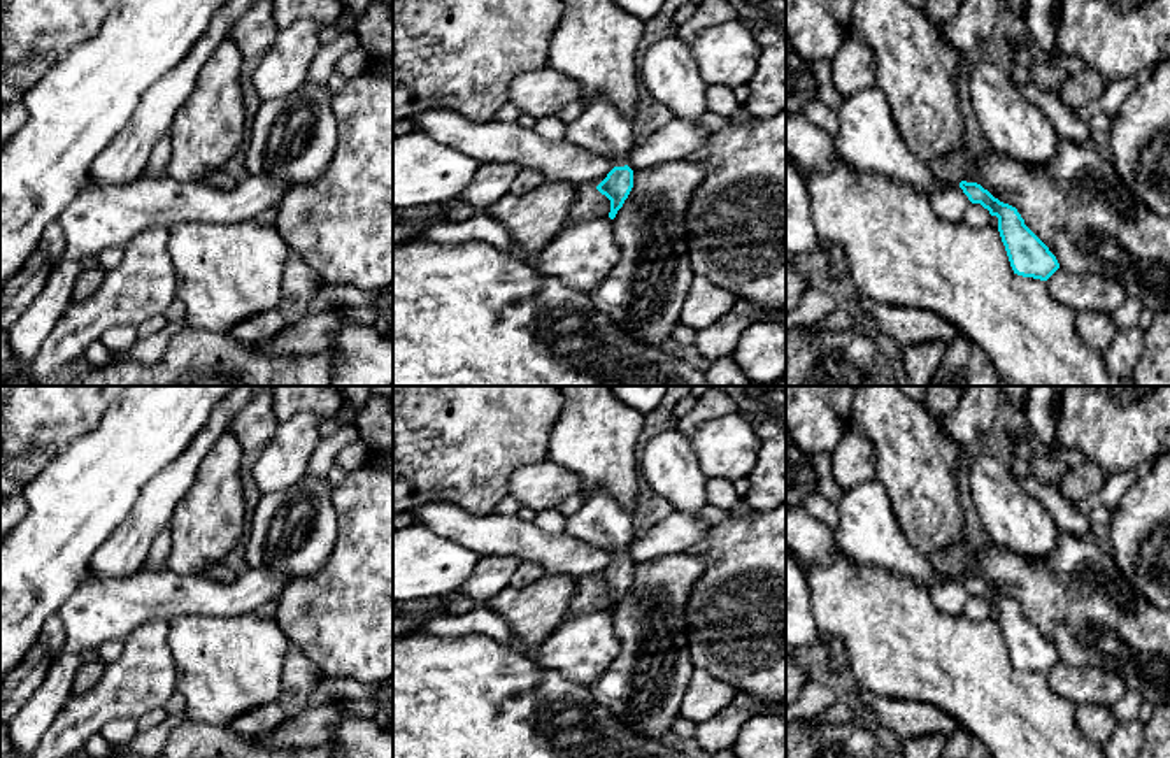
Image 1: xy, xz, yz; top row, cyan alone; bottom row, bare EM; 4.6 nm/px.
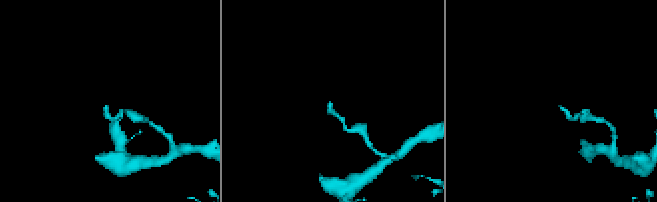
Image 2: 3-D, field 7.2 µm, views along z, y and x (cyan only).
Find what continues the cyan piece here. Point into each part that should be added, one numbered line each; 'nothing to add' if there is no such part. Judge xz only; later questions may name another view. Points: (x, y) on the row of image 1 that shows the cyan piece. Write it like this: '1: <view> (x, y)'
1: xz (602, 128)

